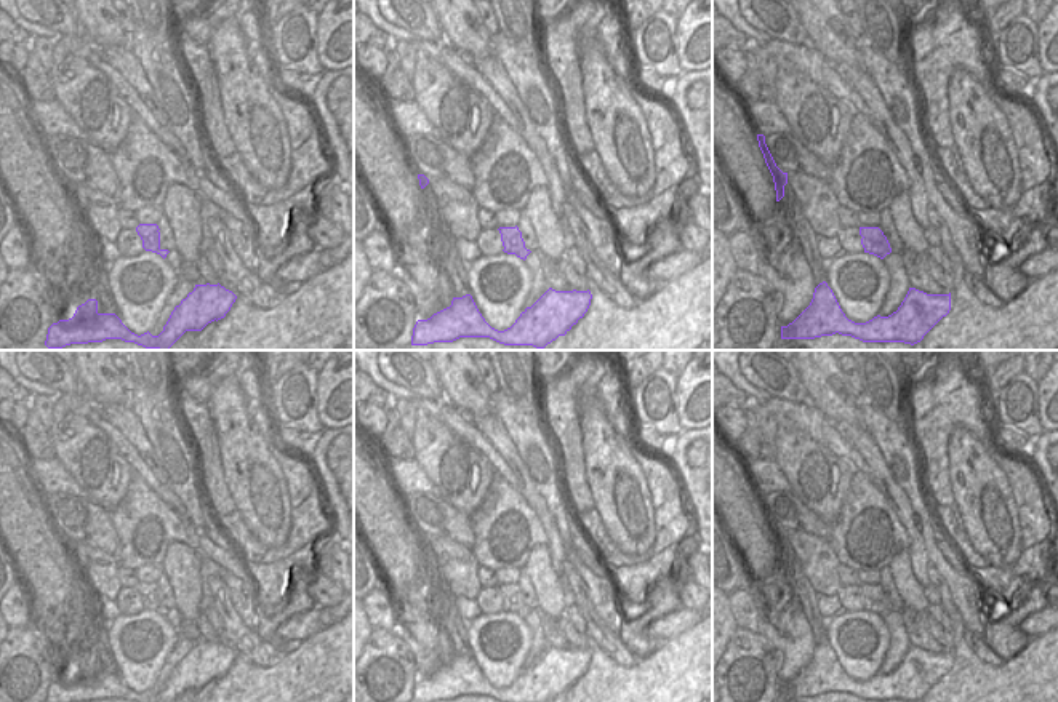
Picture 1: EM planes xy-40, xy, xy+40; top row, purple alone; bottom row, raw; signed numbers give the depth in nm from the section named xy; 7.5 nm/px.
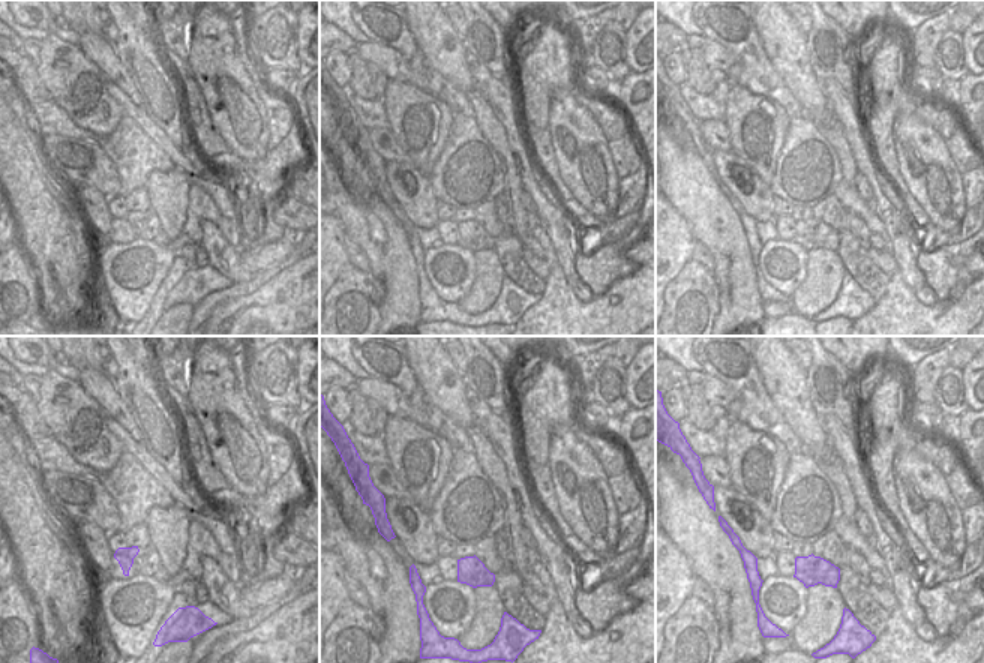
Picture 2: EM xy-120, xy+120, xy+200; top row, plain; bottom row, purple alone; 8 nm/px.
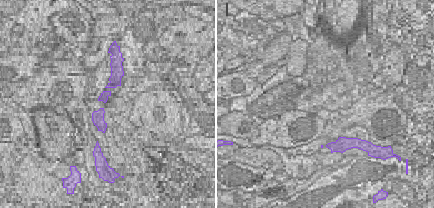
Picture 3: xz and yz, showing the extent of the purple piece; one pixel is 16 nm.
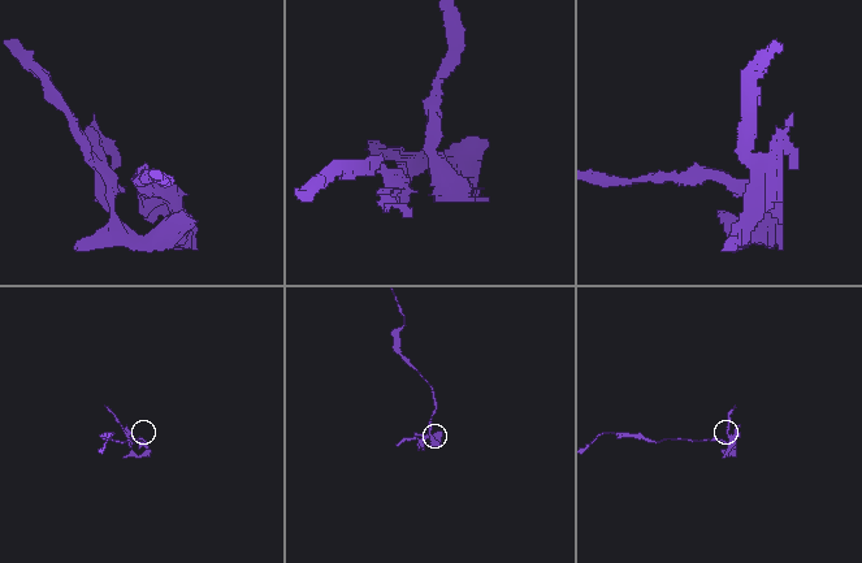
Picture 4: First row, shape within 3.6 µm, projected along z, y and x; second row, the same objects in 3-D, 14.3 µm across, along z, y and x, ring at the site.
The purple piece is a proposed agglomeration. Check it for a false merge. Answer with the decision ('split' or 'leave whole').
split

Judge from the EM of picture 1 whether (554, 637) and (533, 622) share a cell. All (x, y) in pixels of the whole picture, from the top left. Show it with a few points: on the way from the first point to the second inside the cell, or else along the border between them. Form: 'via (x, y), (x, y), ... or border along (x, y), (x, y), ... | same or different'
border along (541, 614), (541, 632), (548, 646) | different

